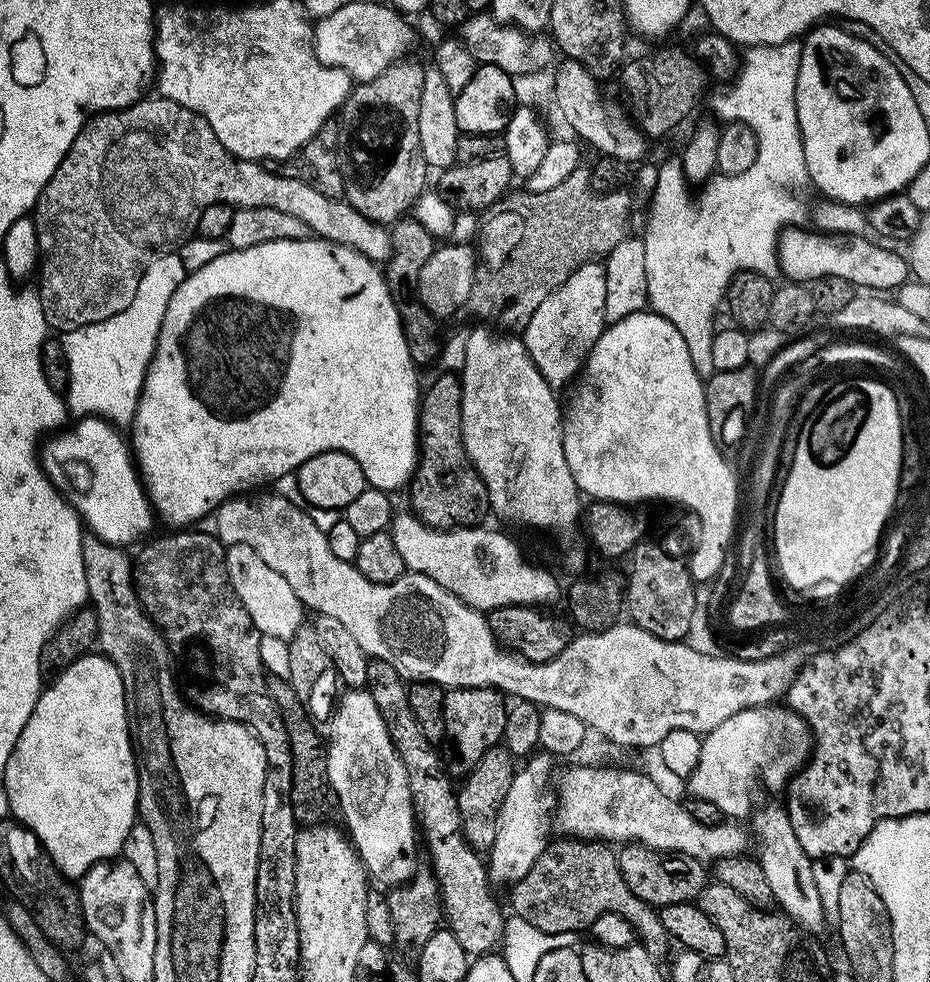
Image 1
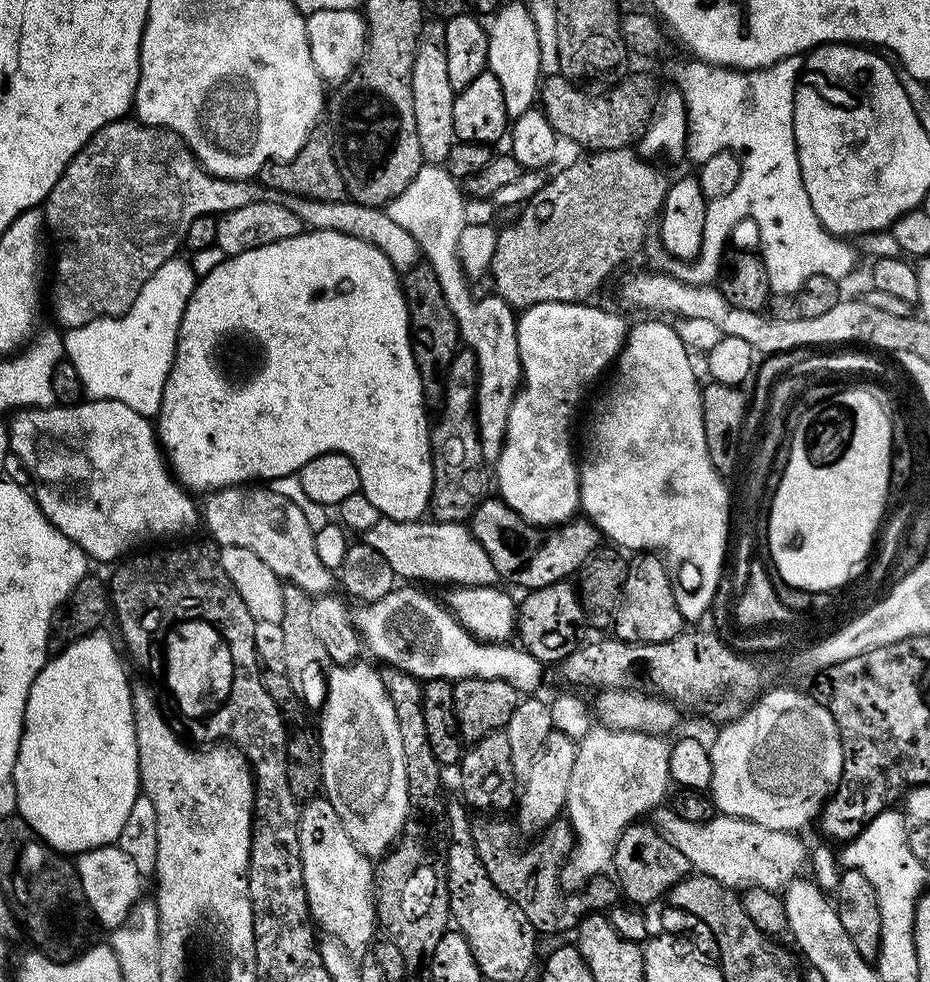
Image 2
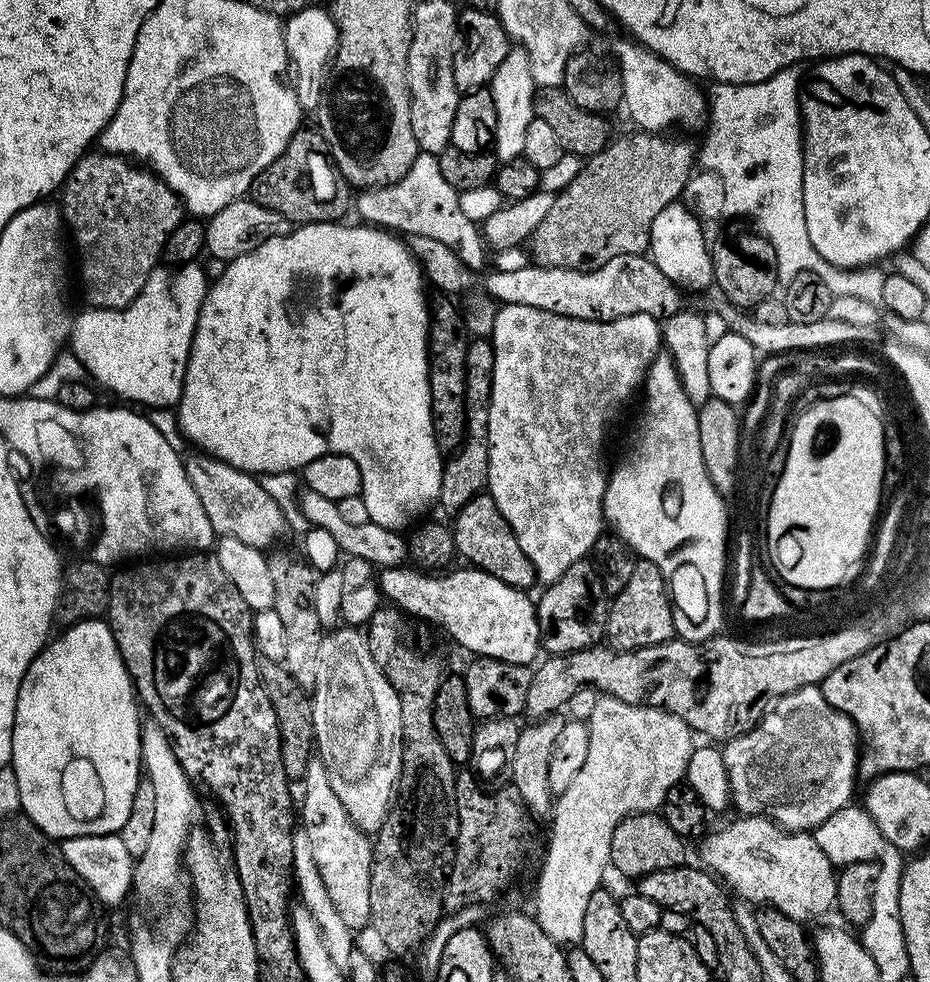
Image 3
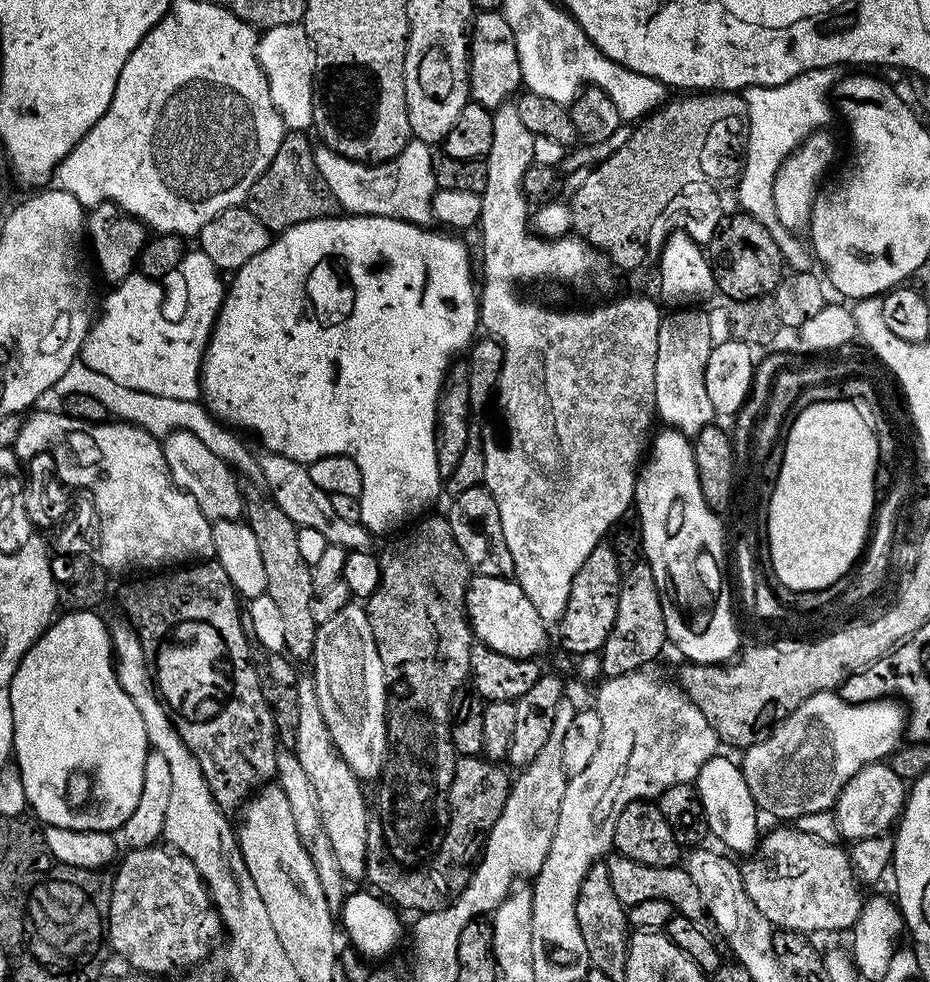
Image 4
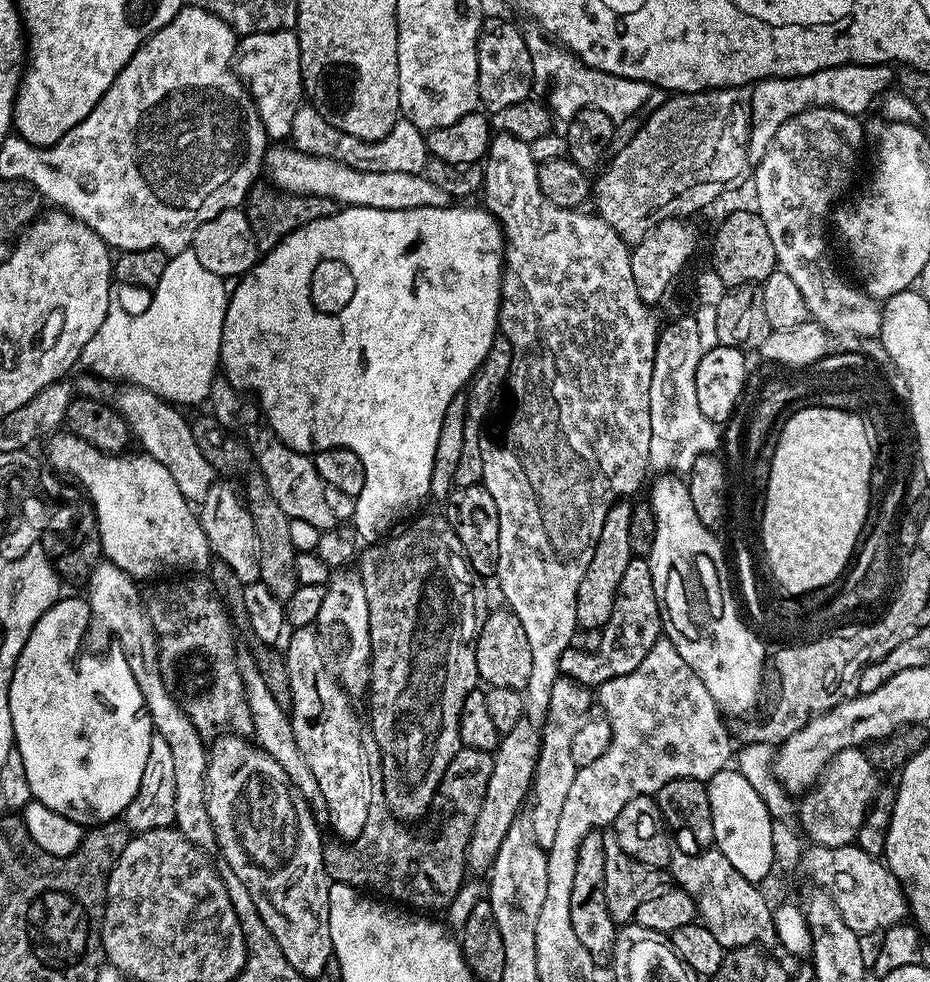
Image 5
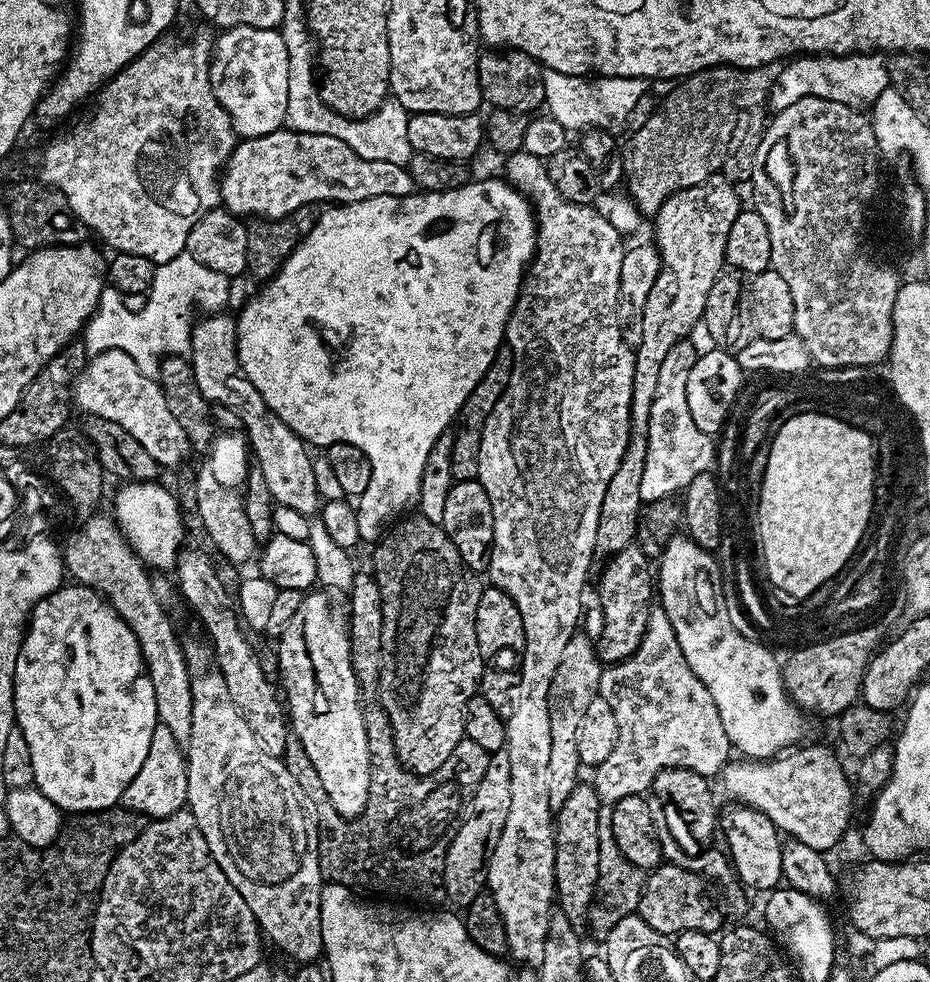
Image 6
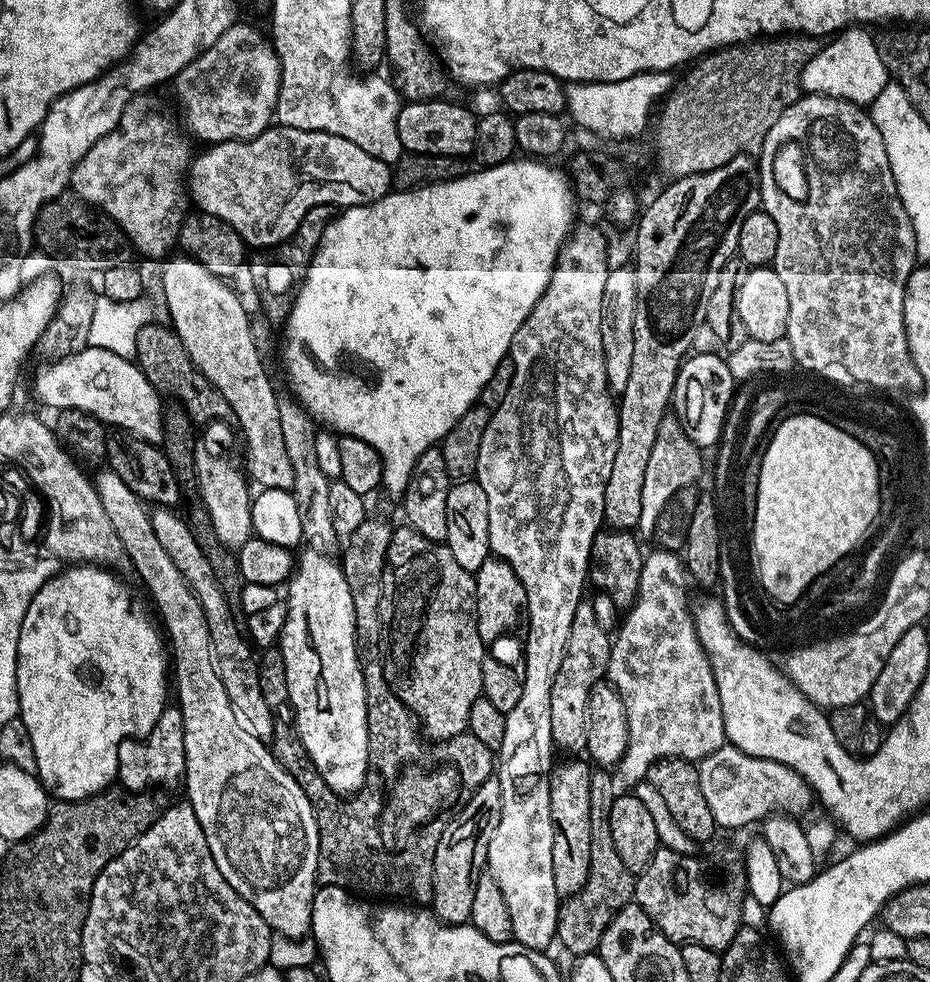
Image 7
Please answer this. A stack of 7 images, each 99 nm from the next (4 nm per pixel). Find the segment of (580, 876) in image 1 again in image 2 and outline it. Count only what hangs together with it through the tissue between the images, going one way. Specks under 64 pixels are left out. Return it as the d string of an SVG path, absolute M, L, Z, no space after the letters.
M488 814L481 816L484 816L481 820L478 818L472 820L472 837L478 850L478 858L482 858L482 866L488 864L487 868L492 868L492 872L500 872L500 876L496 876L496 880L500 880L498 890L508 888L508 896L515 904L522 906L522 914L530 918L537 933L575 929L589 912L607 910L617 903L617 889L613 881L608 878L600 878L585 884L579 894L560 896L562 888L558 881L561 879L562 869L568 857L572 854L572 845L576 842L576 835L572 833L572 826L567 819L553 820L537 835L540 837L519 856L516 853L517 829L514 824L512 829L512 824L508 820L491 820L488 817L491 815Z

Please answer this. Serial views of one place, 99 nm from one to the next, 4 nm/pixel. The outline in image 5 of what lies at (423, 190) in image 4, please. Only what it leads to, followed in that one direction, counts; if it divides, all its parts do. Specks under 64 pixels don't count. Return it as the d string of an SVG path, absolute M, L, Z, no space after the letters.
M307 102L301 103L300 109L294 114L290 144L300 152L337 160L360 172L420 174L423 173L429 157L425 133L409 120L403 118L397 120L394 130L390 130L390 134L386 134L386 138L363 140L354 138L354 134L346 134L342 130L330 126L330 122L326 122L326 118L322 118L322 114L318 114L318 110L314 110L314 106Z

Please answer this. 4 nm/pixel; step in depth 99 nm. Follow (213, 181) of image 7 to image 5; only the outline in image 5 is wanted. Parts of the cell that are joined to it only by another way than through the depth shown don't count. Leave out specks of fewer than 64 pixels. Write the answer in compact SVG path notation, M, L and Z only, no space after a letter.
M272 146L264 154L263 171L267 179L282 192L297 196L327 196L340 206L357 208L385 208L410 210L411 208L446 208L450 198L446 190L438 190L423 174L405 172L360 172L337 160L325 156L311 156L291 146Z

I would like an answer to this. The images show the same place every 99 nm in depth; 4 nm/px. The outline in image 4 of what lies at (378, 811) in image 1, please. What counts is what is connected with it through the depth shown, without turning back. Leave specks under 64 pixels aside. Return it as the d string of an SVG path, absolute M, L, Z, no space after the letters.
M350 602L334 614L334 618L326 618L326 622L318 625L314 638L314 650L310 657L310 665L316 671L314 683L318 694L318 706L322 710L322 718L326 722L326 730L336 747L336 753L344 759L346 766L355 774L356 779L367 782L381 775L384 762L388 758L388 693L390 686L382 670L382 658L378 658L378 646L374 642L374 630L370 630L368 609L363 603Z

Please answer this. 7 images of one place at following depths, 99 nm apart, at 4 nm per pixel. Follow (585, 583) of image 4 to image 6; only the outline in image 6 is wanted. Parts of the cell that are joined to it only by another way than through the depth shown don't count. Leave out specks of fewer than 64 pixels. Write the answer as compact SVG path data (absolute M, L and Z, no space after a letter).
M713 174L698 186L684 188L668 198L656 211L656 237L654 243L660 252L660 273L646 300L646 310L640 319L638 335L640 345L635 345L636 369L632 391L632 435L628 437L626 454L606 486L606 498L602 498L602 510L598 514L598 534L595 555L607 558L628 548L636 538L636 523L640 517L642 501L639 496L646 463L647 424L650 408L657 393L659 370L666 354L679 340L691 337L692 327L701 323L706 310L706 298L710 298L710 286L725 271L726 238L734 218L742 210L736 188L720 174Z

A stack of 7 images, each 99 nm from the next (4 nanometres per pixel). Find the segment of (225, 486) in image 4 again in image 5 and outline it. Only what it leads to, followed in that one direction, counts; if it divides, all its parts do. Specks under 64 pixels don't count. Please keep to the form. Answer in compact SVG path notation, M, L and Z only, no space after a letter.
M121 388L123 389L120 397L114 400L114 404L124 421L128 423L135 443L137 440L147 455L153 456L158 462L162 462L162 466L166 466L166 470L170 470L174 482L178 482L178 490L182 490L189 502L204 500L214 483L214 473L210 462L206 462L206 454L202 454L198 442L194 442L192 425L187 419L184 421L184 416L180 413L183 411L145 388Z

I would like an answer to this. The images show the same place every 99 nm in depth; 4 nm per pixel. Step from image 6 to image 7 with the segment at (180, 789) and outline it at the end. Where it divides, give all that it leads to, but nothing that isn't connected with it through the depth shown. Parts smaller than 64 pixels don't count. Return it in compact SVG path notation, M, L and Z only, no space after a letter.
M165 706L148 736L123 740L118 746L118 780L127 791L172 790L183 781L185 770L184 719L179 707Z

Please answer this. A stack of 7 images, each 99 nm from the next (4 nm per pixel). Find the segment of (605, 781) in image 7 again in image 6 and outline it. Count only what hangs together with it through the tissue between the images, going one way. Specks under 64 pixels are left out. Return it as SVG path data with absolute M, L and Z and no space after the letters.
M601 807L598 814L598 886L588 911L587 927L589 929L593 928L600 935L600 938L607 937L608 932L614 930L614 926L618 926L618 922L622 922L622 918L633 915L639 909L645 879L645 869L634 866L634 862L630 862L626 858L626 854L622 854L622 850L618 850L618 842L614 842L611 807Z

